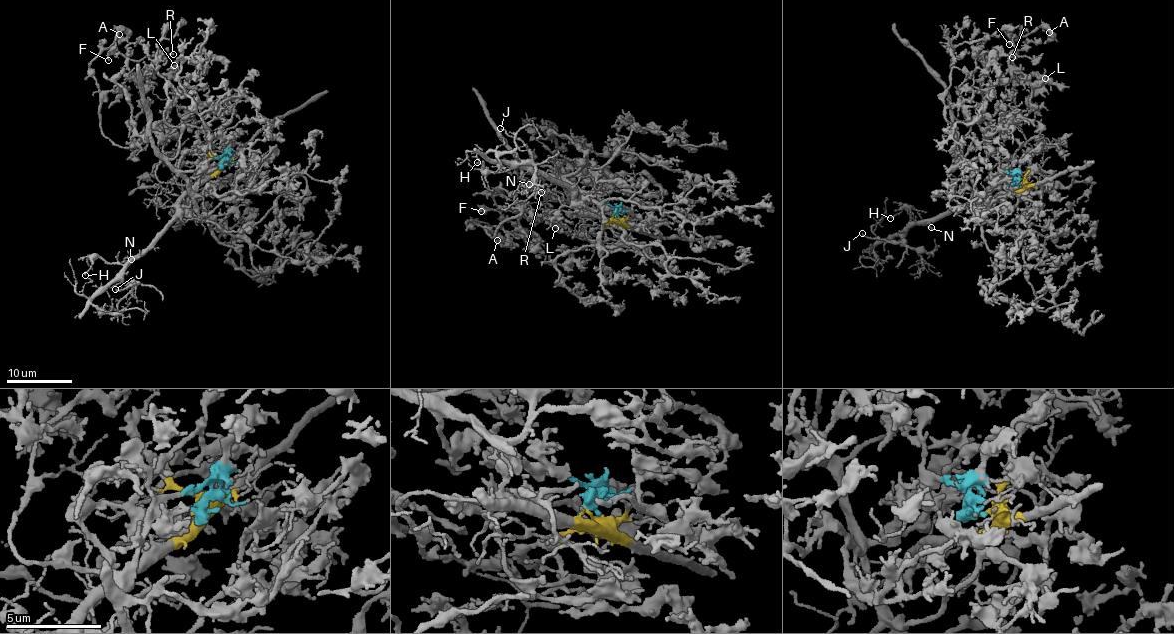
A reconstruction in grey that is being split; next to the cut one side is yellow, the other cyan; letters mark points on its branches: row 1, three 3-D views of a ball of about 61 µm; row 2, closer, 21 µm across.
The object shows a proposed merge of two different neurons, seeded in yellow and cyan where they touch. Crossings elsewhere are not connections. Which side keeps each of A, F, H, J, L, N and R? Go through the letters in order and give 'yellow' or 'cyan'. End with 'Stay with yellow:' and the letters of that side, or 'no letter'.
A: cyan
F: cyan
H: yellow
J: yellow
L: cyan
N: yellow
R: cyan
Stay with yellow: H, J, N

